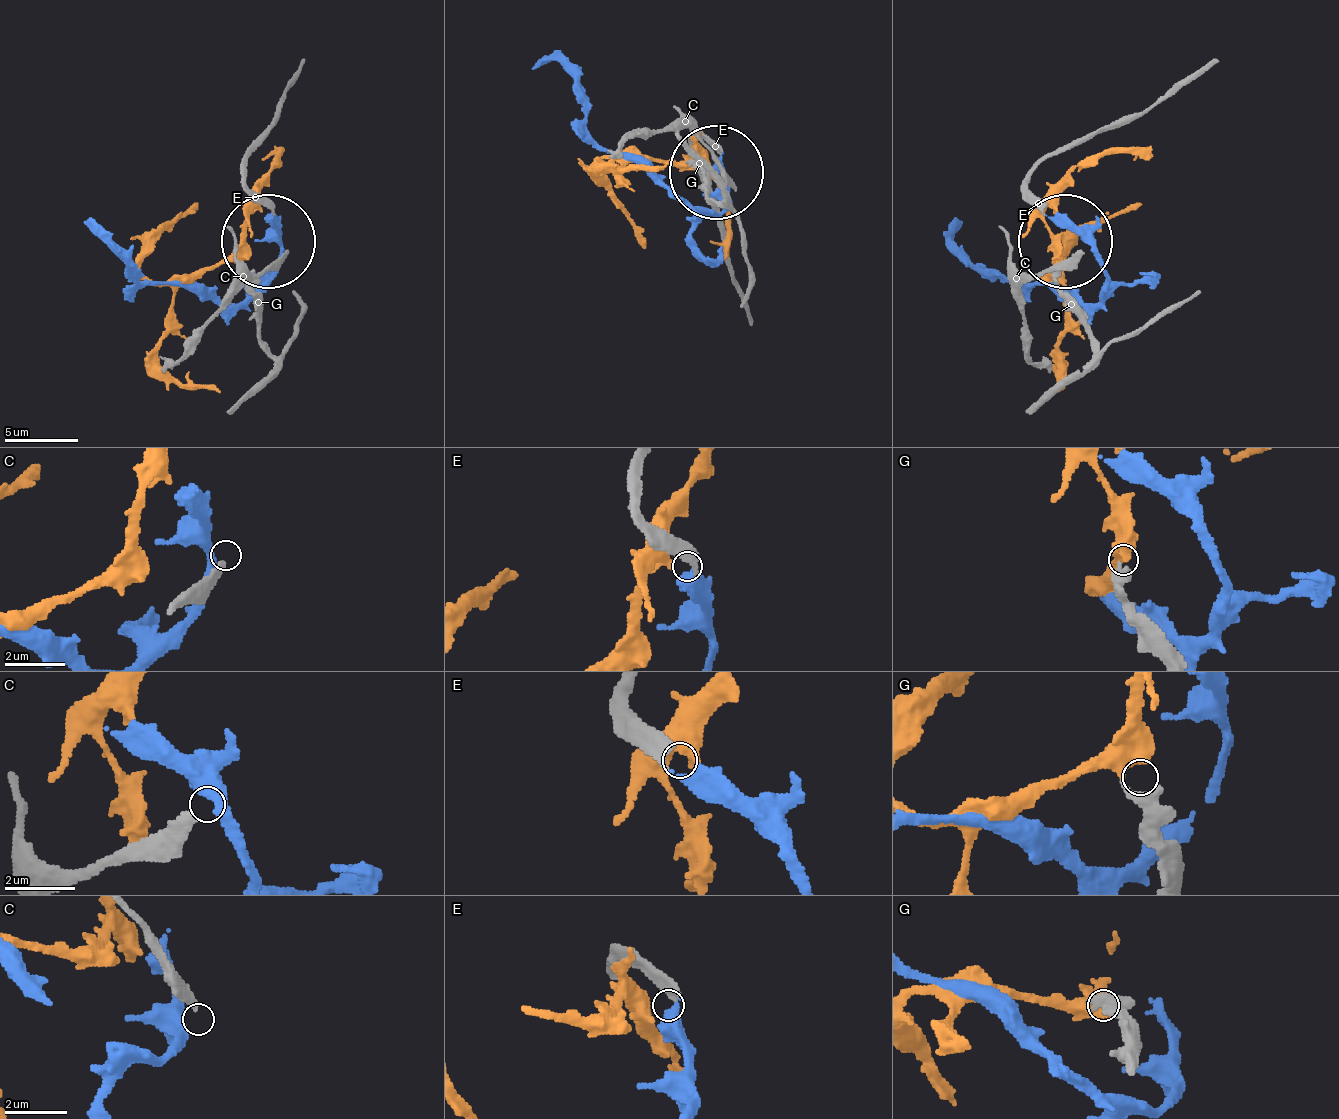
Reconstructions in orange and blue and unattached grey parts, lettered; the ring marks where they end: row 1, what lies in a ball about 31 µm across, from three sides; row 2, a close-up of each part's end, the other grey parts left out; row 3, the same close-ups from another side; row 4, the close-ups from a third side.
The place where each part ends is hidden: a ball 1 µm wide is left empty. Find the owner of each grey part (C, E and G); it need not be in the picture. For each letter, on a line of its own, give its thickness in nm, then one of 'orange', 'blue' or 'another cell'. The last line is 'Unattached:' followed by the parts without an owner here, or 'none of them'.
C: calibre 320 nm; another cell
E: calibre 460 nm; blue
G: calibre 480 nm; orange
Unattached: C

